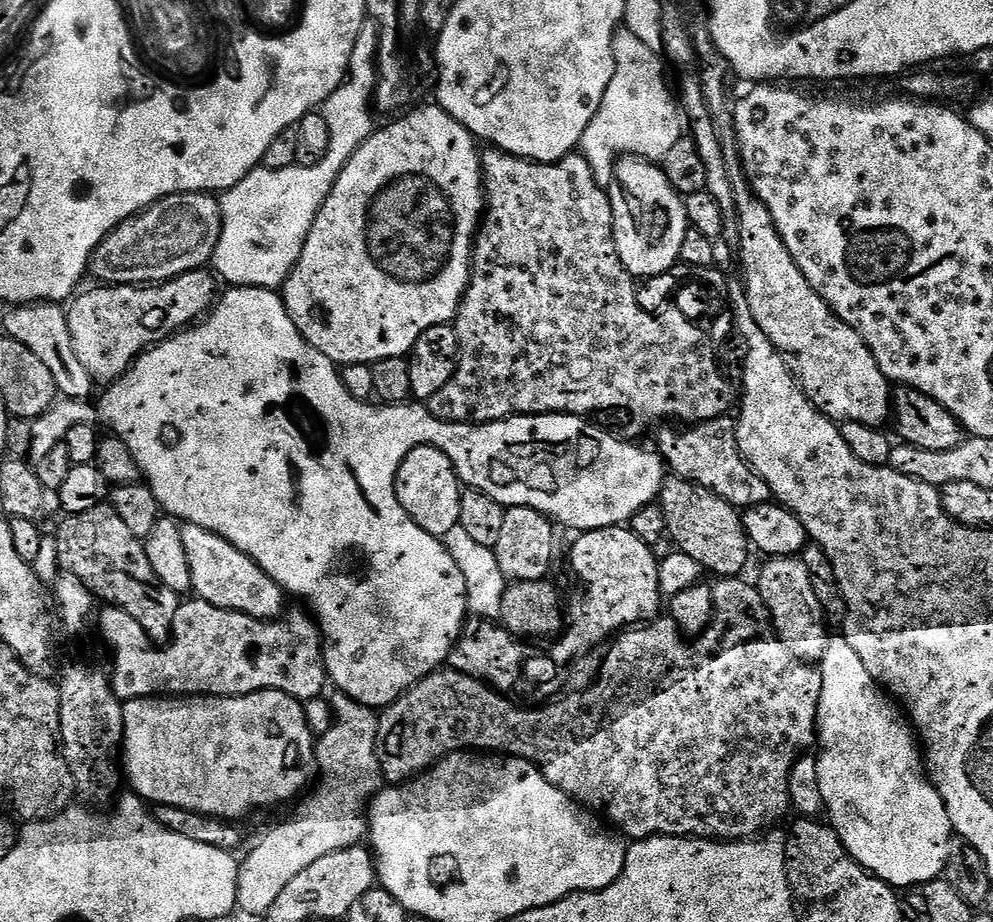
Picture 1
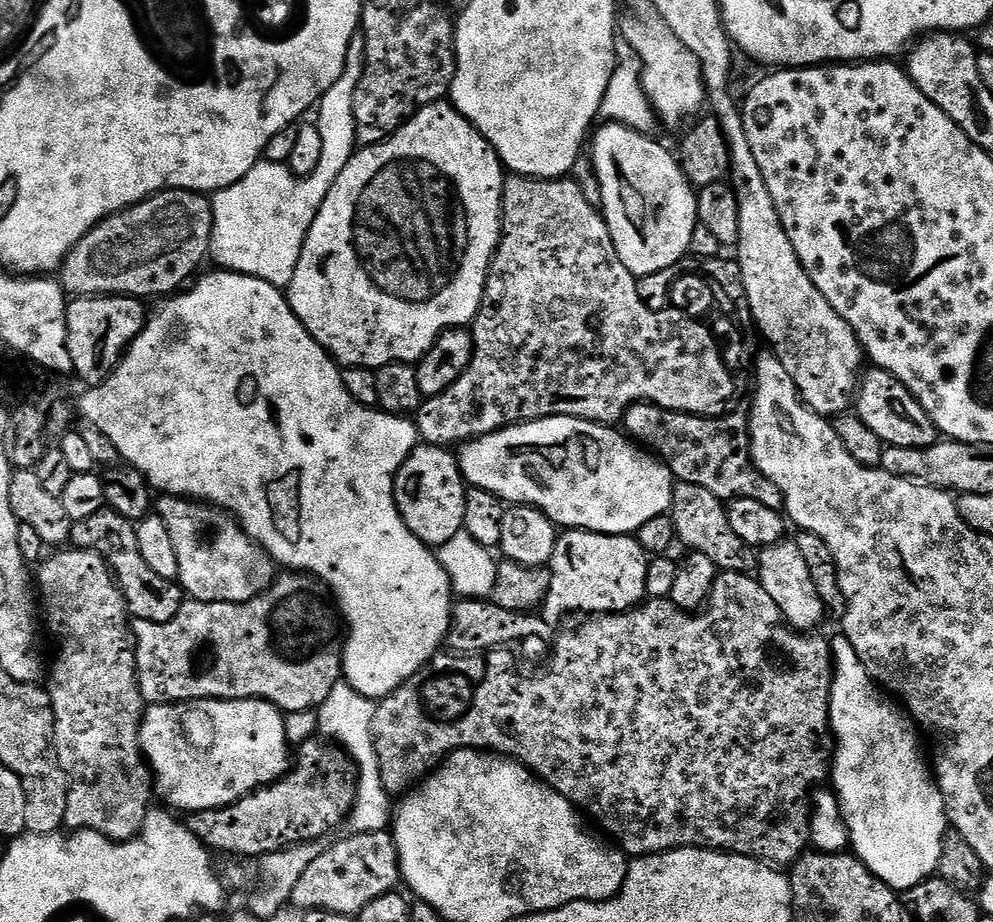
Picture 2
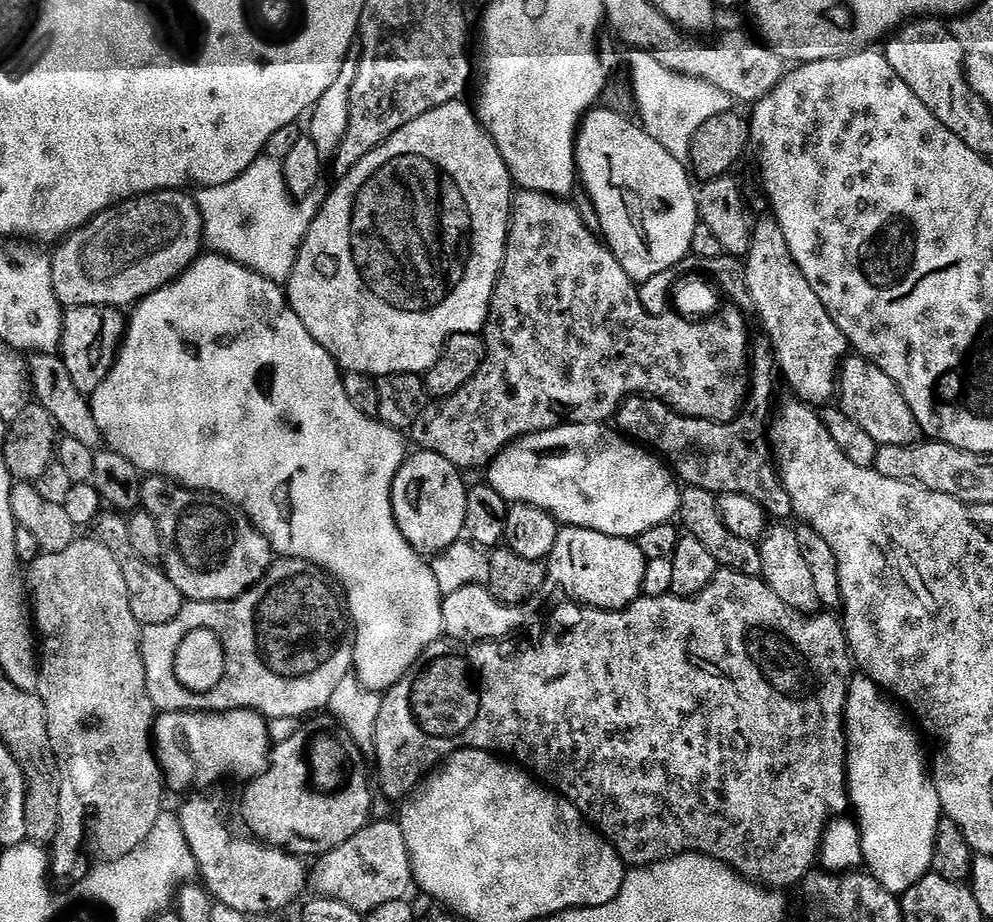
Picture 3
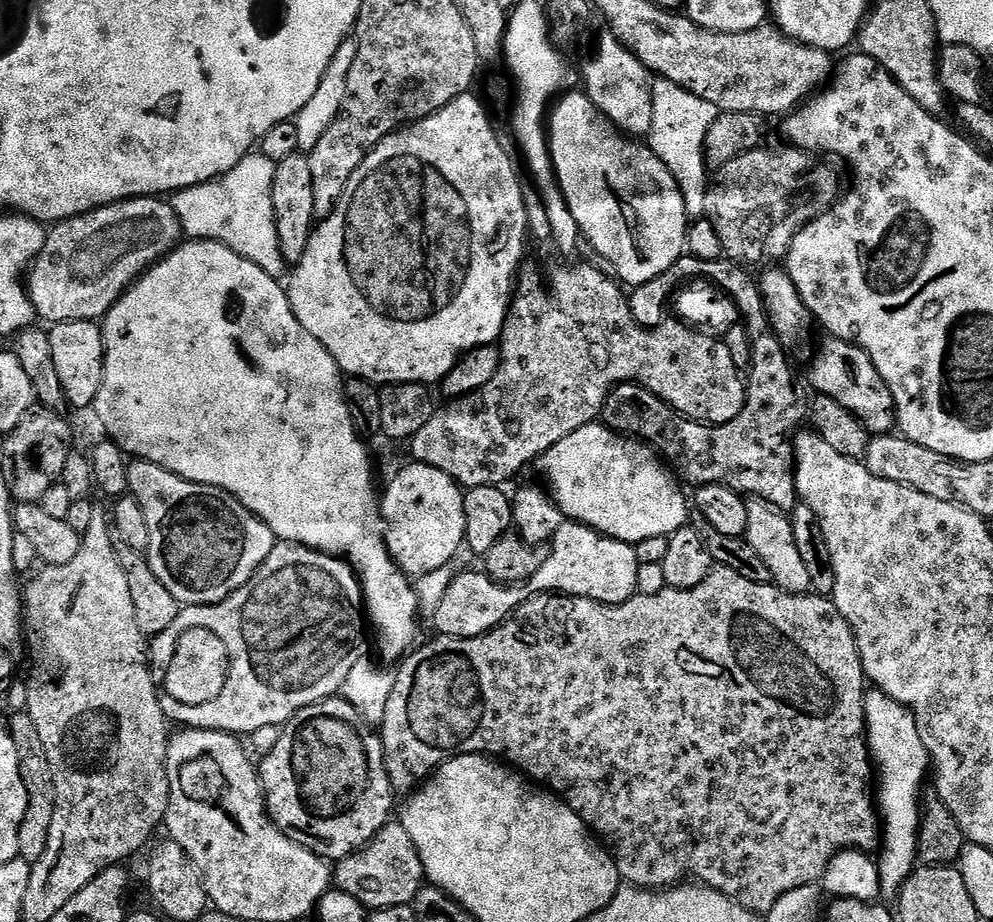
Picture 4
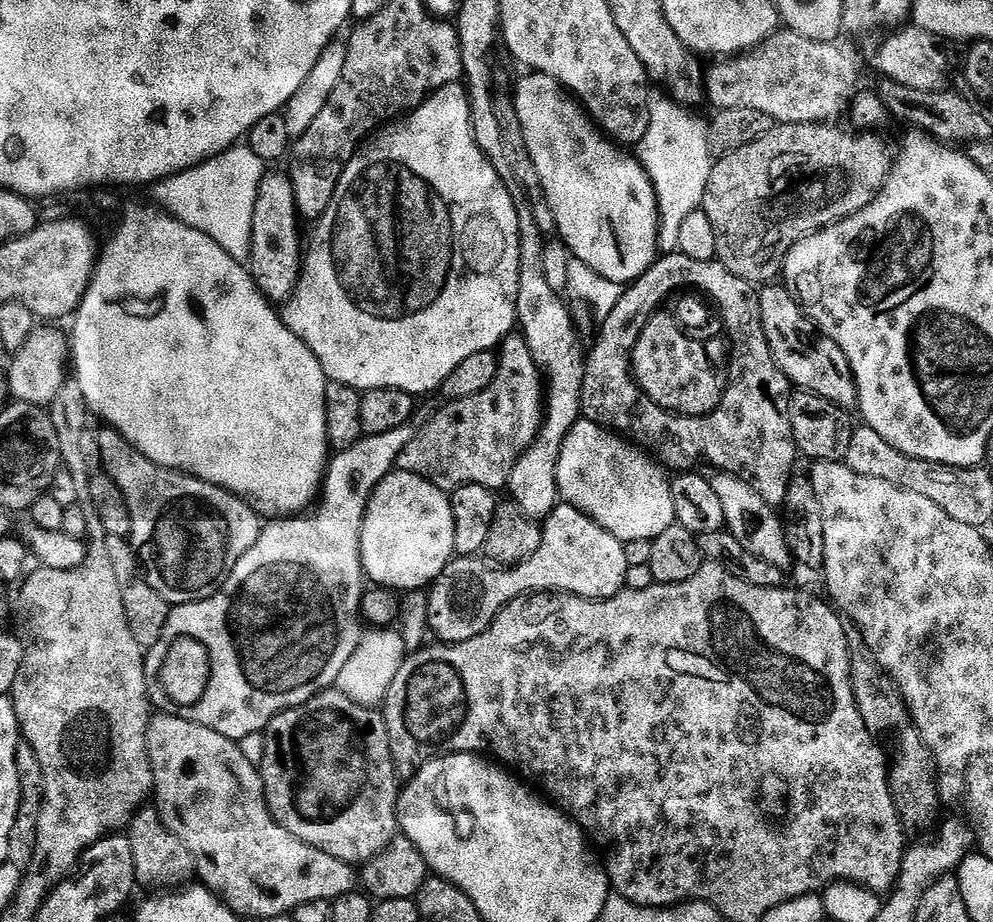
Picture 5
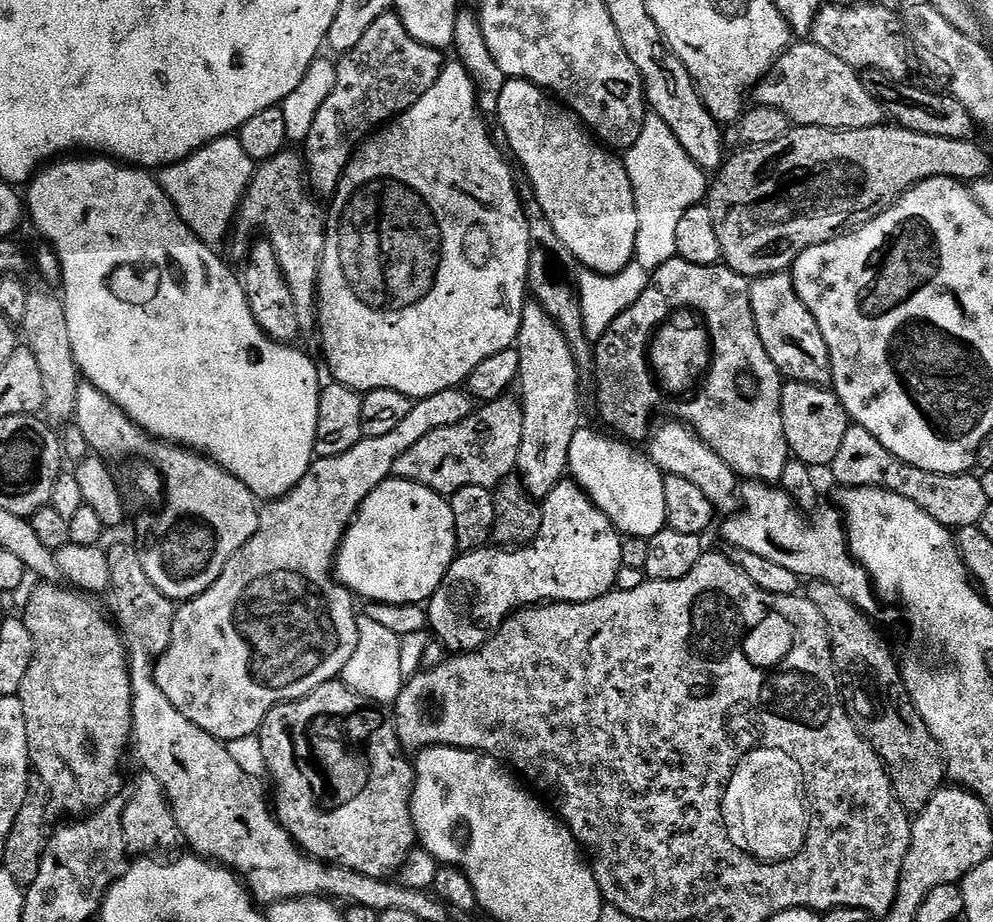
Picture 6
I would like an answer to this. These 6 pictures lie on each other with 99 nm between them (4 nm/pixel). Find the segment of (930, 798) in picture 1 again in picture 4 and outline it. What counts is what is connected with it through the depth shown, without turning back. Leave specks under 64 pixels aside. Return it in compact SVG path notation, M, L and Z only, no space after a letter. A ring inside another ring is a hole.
M865 691L864 731L878 784L880 780L880 796L878 792L878 816L882 821L882 847L878 852L880 890L885 897L895 897L918 864L917 848L922 801L920 787L924 784L924 775L927 772L929 775L930 761L922 736L918 734L918 722L914 722L912 711L882 691Z

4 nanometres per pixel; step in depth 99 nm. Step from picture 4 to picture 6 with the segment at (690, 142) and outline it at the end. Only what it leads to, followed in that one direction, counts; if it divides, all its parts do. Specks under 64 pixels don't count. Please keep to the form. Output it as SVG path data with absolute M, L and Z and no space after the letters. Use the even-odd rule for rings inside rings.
M649 113L643 122L642 134L638 136L633 147L628 148L624 154L625 168L627 176L631 180L634 190L635 208L638 210L638 237L635 238L634 262L649 273L656 271L658 266L665 265L666 262L677 257L676 252L676 231L680 219L688 209L701 205L707 197L710 187L710 180L707 173L686 154L682 149L682 144L674 136L674 132L662 122L656 113Z

